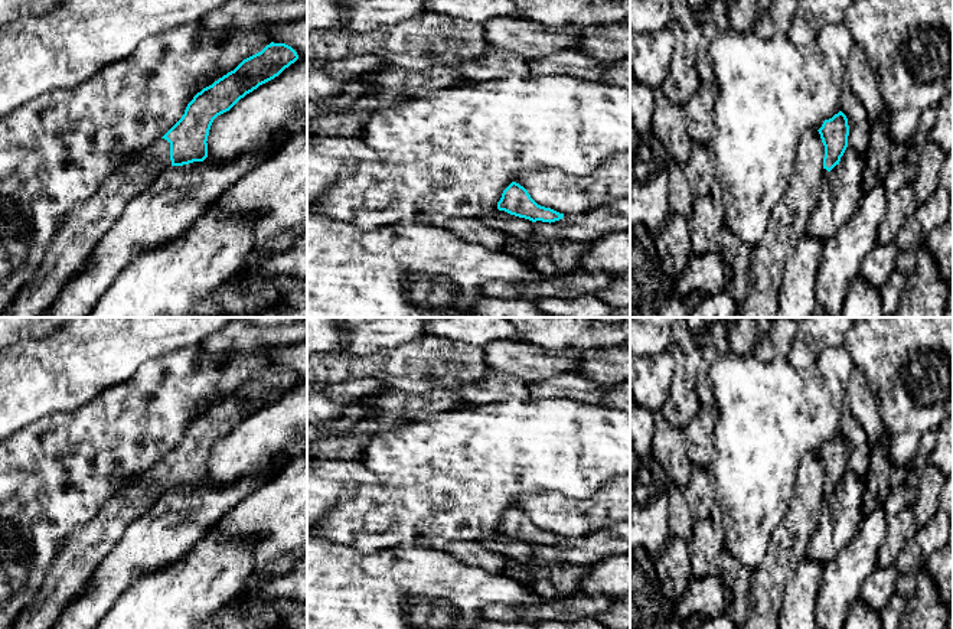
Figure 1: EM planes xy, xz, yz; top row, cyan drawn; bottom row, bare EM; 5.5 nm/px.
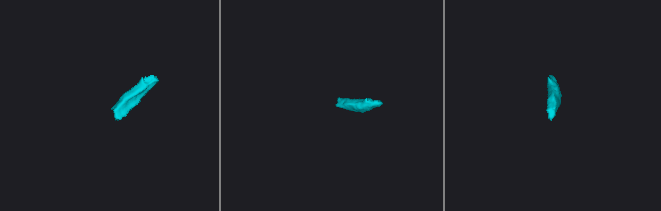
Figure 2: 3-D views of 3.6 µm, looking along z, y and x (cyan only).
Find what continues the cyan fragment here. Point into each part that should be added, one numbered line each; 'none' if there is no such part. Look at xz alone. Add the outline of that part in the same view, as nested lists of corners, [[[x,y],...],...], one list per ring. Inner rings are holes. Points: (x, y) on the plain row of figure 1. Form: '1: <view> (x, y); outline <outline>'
none

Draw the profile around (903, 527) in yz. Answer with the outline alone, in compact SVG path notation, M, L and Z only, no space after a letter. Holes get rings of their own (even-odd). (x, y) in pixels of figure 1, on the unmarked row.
M907 506L895 516L887 519L888 532L881 542L877 558L878 567L895 566L903 548L916 537L918 524L914 506Z

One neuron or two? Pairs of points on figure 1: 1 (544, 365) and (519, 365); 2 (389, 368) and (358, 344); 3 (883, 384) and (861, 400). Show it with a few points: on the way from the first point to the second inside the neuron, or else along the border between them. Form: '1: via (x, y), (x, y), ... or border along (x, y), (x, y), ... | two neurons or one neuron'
1: via (538, 365), (525, 365) | one neuron
2: border along (382, 348), (368, 355), (343, 352) | two neurons
3: border along (855, 367), (864, 375), (884, 423) | two neurons

